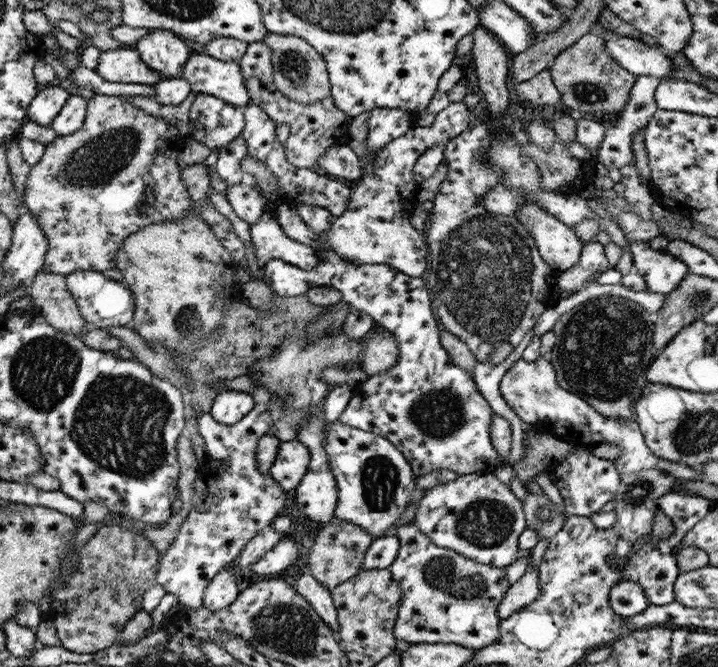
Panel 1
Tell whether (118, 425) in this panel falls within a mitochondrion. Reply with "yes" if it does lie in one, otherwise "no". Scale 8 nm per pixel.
yes

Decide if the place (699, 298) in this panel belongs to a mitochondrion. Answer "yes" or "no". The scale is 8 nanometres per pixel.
yes

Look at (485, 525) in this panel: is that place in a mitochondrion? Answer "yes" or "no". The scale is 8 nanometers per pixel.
yes

